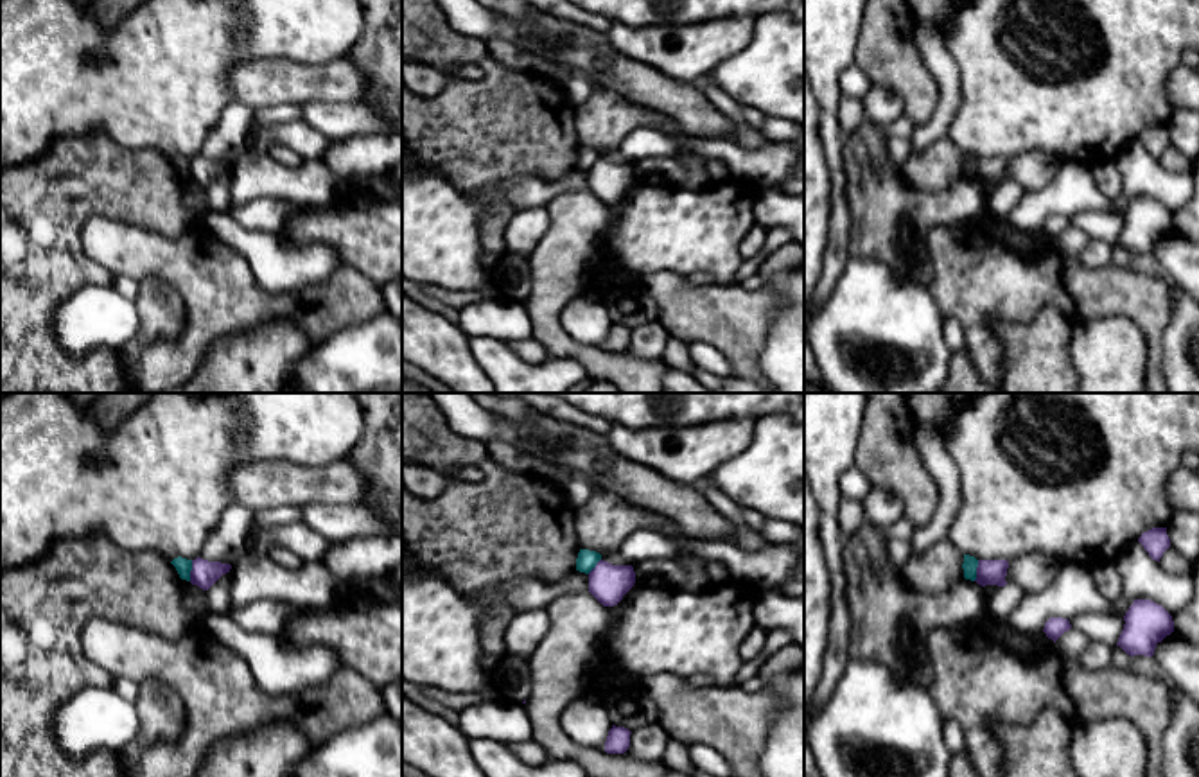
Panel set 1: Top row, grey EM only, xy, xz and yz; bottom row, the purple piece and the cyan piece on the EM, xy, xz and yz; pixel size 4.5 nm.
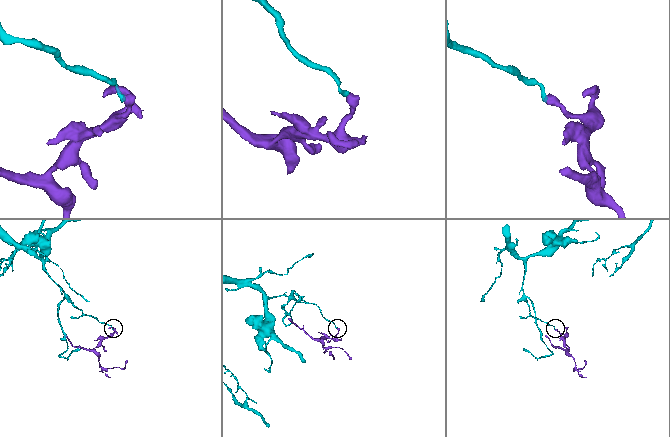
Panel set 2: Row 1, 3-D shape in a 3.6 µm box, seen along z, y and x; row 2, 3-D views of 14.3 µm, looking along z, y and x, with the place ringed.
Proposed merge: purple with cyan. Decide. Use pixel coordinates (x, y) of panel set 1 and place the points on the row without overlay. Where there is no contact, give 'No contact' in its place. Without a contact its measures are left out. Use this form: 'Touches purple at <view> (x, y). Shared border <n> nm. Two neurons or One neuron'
Touches purple at xy (191, 169). Shared border 100 nm. Two neurons

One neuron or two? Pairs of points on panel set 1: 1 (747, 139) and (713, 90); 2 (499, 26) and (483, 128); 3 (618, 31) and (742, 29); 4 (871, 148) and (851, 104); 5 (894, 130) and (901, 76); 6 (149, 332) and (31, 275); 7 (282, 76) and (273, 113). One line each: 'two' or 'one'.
1: one
2: two
3: one
4: two
5: two
6: two
7: two

